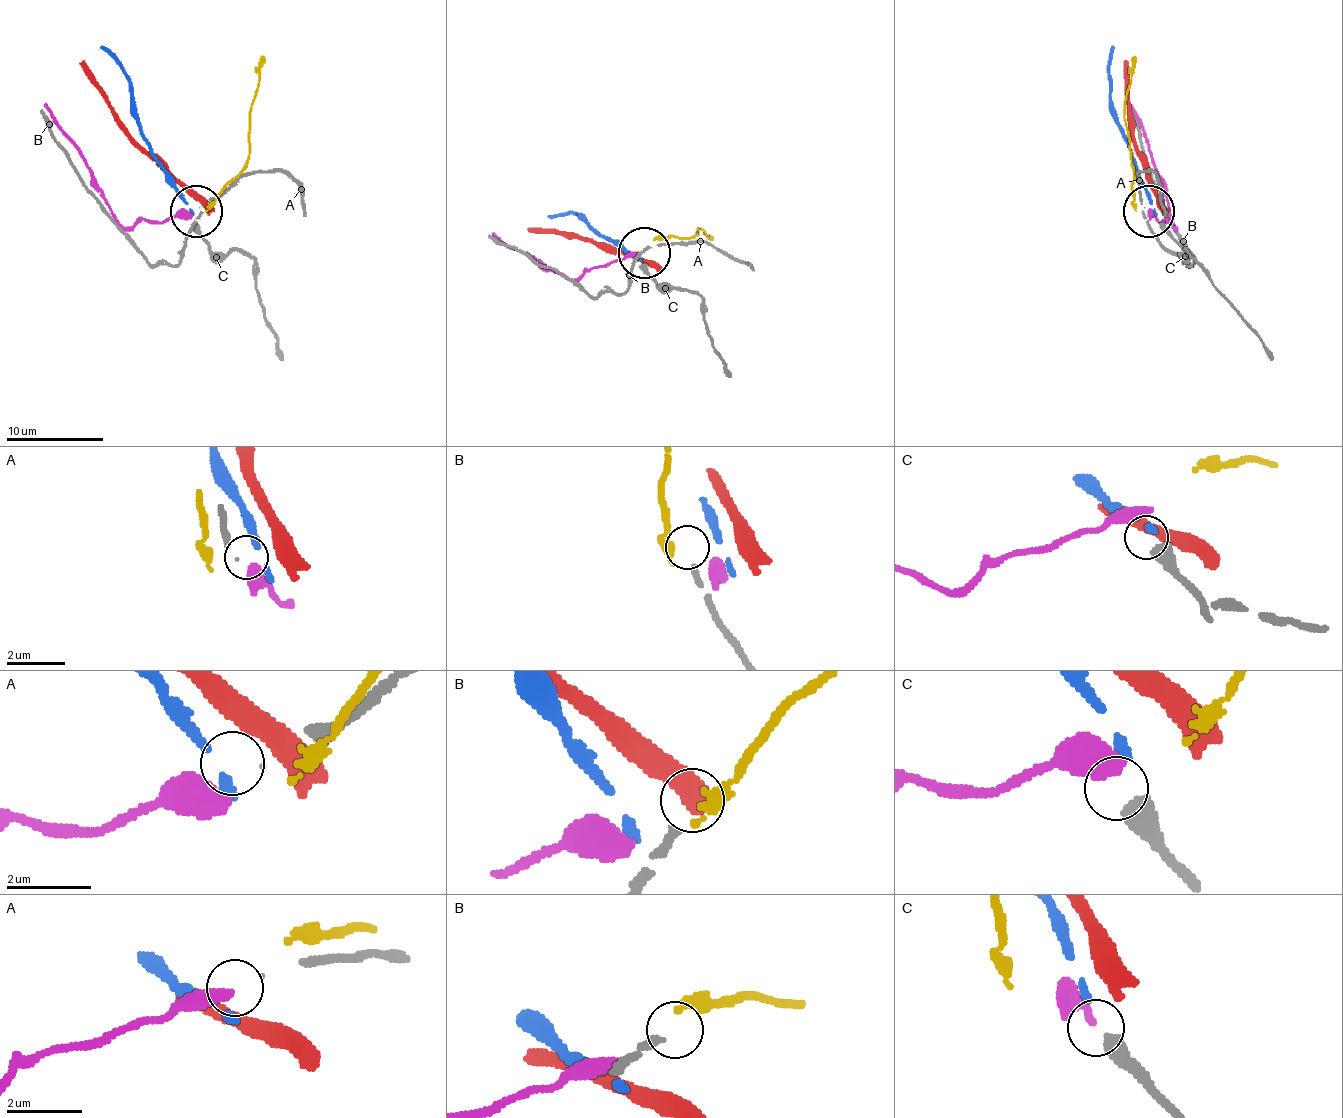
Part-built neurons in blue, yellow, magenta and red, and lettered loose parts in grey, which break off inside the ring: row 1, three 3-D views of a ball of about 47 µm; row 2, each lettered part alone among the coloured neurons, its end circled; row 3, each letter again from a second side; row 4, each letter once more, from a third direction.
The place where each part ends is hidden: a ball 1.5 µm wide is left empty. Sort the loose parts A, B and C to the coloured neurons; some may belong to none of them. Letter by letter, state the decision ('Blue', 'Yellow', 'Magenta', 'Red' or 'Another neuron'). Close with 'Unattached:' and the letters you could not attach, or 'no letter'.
A: Magenta
B: Another neuron
C: Blue
Unattached: B

